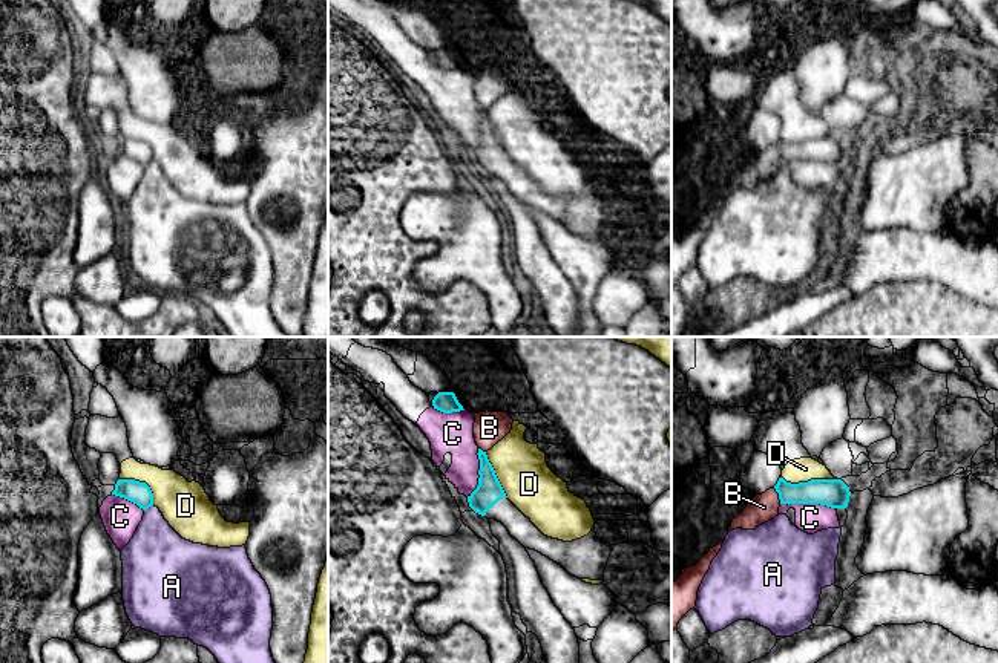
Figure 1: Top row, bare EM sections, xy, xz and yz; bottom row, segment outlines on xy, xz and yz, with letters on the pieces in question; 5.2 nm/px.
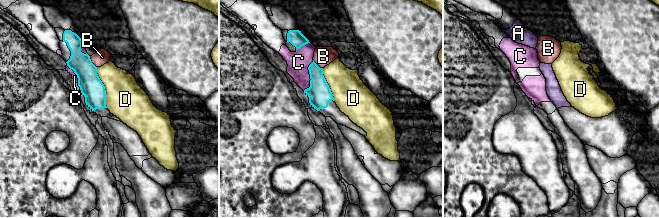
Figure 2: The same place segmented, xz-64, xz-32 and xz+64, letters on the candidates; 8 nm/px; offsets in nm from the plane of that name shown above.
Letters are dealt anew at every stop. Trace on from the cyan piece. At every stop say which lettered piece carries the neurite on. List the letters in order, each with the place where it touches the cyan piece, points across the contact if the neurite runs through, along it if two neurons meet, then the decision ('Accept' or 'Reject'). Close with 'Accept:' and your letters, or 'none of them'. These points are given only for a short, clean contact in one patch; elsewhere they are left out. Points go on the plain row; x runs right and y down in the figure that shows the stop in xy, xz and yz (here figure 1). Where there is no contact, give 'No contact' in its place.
A: Touches cyan at xy (147, 164). Reject
B: Touches cyan at yz (779, 152). Boundary: yz (774, 144), (781, 160). Reject
C: Touches cyan at yz (808, 160). Reject
D: Touches cyan at yz (810, 138). Boundary: yz (782, 133), (791, 140), (836, 137). Reject
Accept: none of them

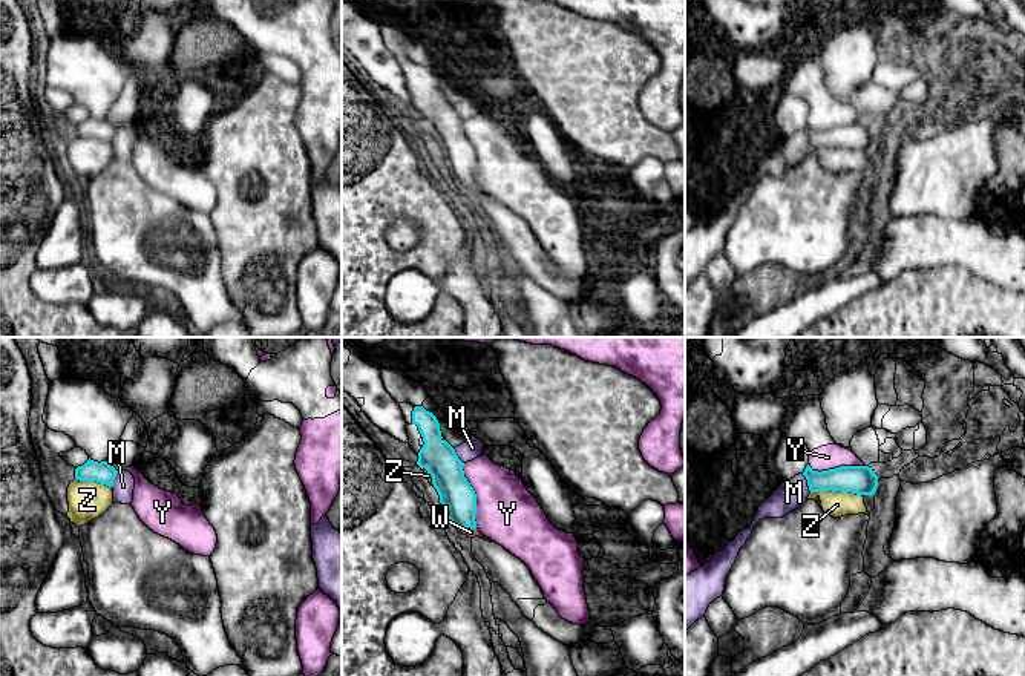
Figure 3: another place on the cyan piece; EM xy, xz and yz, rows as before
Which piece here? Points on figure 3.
M: Touches cyan at yz (808, 140). Boundary: yz (802, 131), (811, 147). Reject
W: Touches cyan at xz (468, 183). Path across: xz (457, 152), (463, 177), (468, 183), (471, 189). Accept
Y: Touches cyan at xz (475, 152). Boundary: xz (463, 120), (463, 132), (475, 150), (475, 180), (478, 183). Reject
Z: Touches cyan at yz (837, 146). Reject
Accept: W

